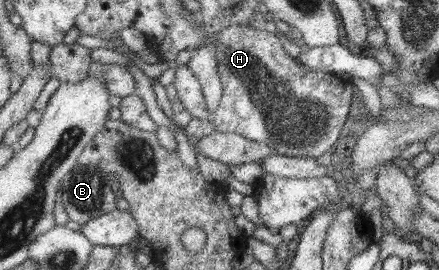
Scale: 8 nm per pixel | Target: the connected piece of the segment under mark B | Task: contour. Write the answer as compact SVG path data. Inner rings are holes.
M79 165L71 169L71 172L61 181L61 203L69 215L69 220L81 226L95 217L116 209L115 191L112 189L114 178L103 172L97 165Z

